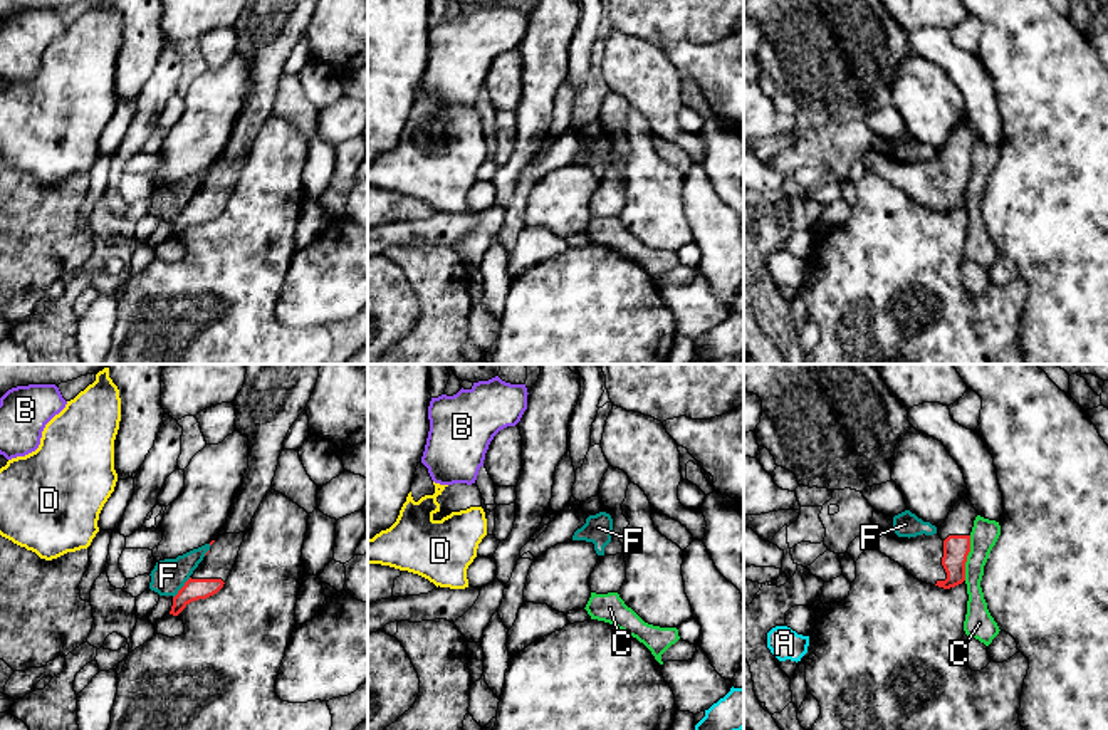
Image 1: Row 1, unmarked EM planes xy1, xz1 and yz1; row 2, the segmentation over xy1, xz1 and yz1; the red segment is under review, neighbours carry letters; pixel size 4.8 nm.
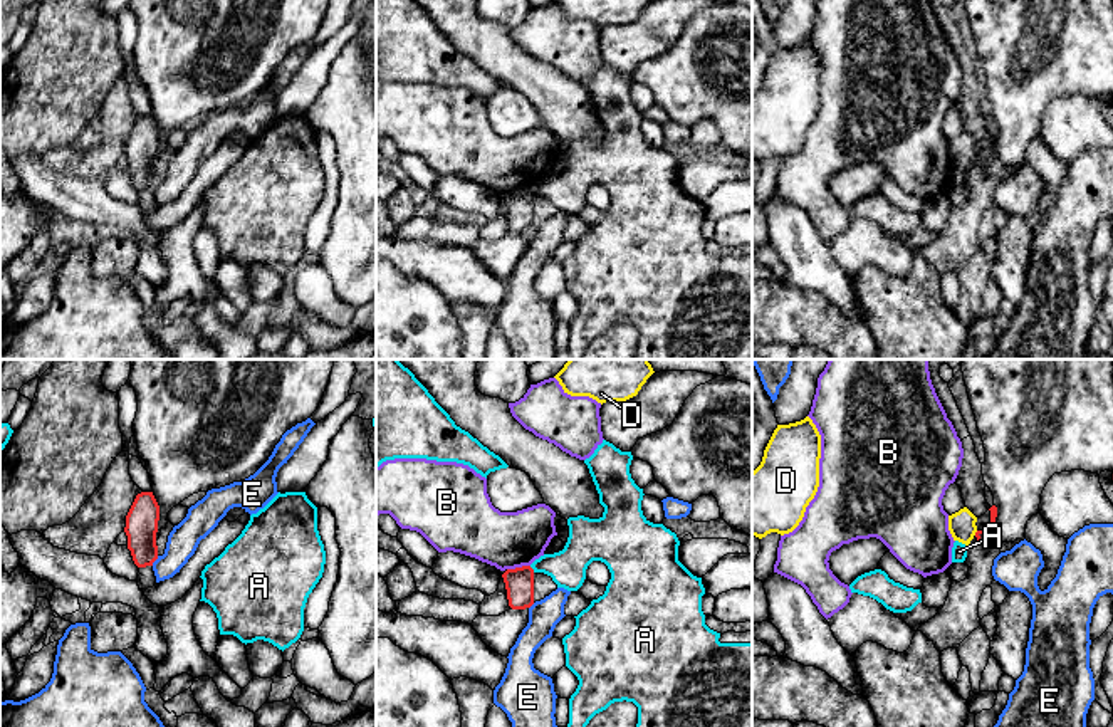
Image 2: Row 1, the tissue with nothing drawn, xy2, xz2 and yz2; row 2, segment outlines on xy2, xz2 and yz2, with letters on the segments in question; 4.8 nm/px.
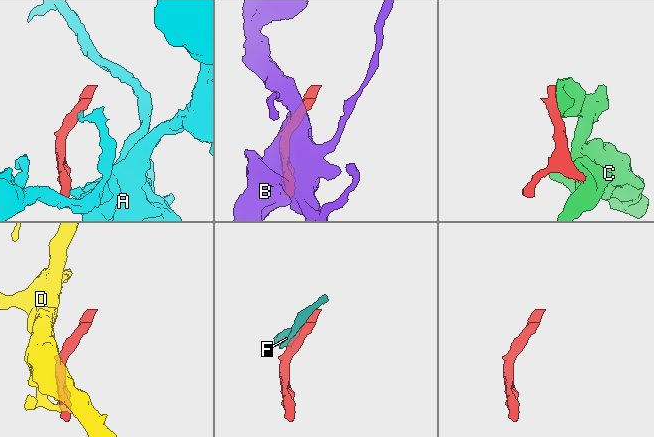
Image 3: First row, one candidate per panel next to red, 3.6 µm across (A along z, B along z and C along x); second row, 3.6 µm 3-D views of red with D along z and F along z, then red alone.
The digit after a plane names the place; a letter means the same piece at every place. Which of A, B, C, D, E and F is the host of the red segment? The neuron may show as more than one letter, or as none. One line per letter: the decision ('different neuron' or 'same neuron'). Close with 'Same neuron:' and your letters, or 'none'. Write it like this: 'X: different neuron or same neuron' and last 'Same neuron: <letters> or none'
A: different neuron
B: different neuron
C: different neuron
D: different neuron
E: different neuron
F: different neuron
Same neuron: none

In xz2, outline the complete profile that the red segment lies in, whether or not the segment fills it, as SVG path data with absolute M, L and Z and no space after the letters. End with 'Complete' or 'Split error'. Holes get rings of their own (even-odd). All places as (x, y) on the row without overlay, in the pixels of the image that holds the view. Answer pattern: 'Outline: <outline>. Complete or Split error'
Outline: M530 190L507 193L502 201L512 233L525 233L534 228L534 193Z. Complete

